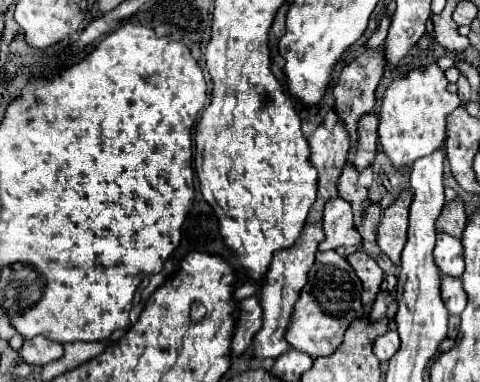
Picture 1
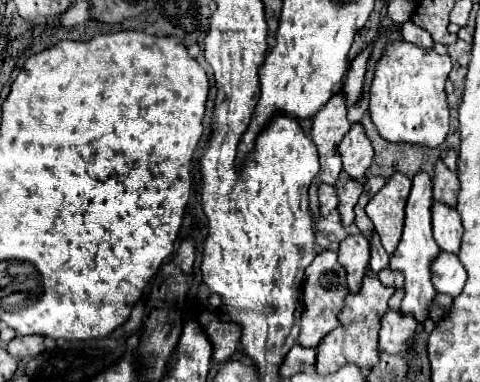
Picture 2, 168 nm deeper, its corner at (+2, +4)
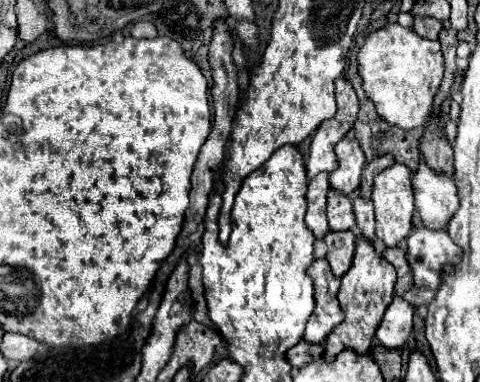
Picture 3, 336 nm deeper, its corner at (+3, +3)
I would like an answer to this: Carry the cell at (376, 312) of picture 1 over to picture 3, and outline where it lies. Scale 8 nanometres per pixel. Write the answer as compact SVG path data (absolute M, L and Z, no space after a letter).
M394 247L394 249L386 249L384 255L382 255L398 273L398 277L404 277L410 273L410 265L406 261L406 253L402 253L400 247Z

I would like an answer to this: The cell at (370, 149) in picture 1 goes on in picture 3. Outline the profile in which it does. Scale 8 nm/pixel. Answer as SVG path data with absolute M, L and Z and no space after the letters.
M344 137L336 145L338 155L338 169L330 173L332 189L338 189L344 195L352 195L360 187L360 173L366 165L364 151L354 137Z

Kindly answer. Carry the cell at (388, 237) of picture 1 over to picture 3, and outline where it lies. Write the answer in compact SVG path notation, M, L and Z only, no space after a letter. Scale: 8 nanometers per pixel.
M394 163L392 167L384 169L374 177L374 215L376 215L376 237L386 243L386 247L398 247L408 233L412 231L412 215L414 215L414 201L412 201L412 179L410 169L406 165Z

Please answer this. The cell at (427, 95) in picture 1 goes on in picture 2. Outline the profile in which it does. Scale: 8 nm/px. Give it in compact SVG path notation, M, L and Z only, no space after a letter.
M389 42L375 64L375 78L369 90L369 112L379 134L389 142L407 142L421 146L441 146L449 132L449 104L445 82L451 72L451 58L437 54L433 48L421 48L411 42Z

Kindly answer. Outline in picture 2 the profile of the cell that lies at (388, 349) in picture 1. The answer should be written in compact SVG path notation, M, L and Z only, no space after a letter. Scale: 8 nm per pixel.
M387 310L381 320L379 332L379 348L387 354L399 354L409 346L417 330L417 320L413 316L405 316L401 310Z

